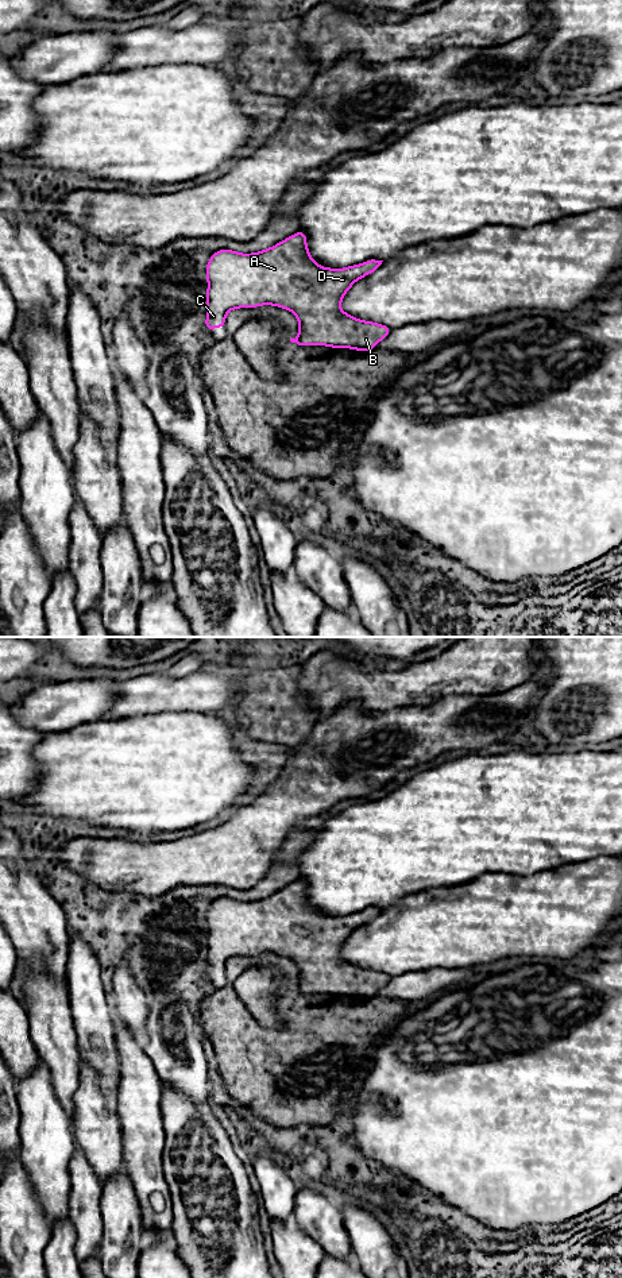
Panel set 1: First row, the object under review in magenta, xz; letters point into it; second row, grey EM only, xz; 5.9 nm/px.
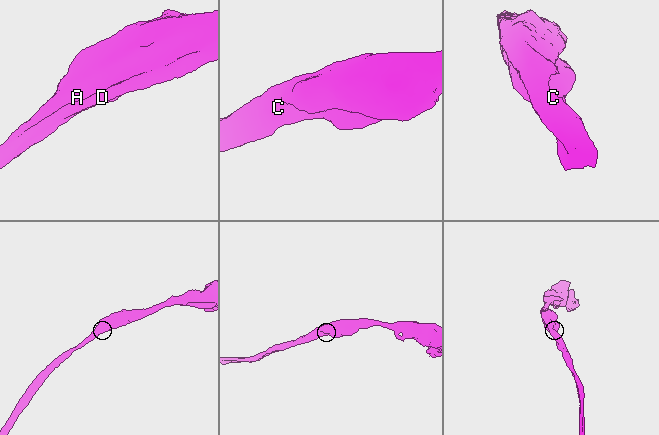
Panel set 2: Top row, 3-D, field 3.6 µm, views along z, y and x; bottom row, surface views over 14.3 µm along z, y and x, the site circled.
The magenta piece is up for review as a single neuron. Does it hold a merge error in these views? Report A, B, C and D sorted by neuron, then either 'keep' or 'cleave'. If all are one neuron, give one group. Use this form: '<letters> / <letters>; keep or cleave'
A B C D; keep

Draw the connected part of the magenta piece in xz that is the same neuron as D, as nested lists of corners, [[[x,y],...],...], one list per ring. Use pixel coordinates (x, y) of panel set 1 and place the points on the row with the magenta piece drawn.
[[[301,231],[289,236],[274,247],[254,254],[240,254],[231,250],[215,252],[206,265],[206,321],[205,327],[210,333],[212,328],[223,328],[225,316],[237,308],[255,308],[260,305],[274,305],[293,312],[300,323],[300,332],[291,343],[298,345],[328,345],[332,348],[352,348],[358,351],[372,350],[382,339],[390,333],[390,328],[382,324],[364,321],[352,317],[340,309],[343,297],[349,287],[360,278],[374,273],[383,260],[371,259],[345,269],[328,269],[317,265],[310,256],[306,246],[306,235]]]

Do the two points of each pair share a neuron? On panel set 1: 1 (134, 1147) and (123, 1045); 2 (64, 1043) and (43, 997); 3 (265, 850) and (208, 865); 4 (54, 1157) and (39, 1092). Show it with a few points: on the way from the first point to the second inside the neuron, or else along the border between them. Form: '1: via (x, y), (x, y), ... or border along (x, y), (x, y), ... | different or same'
1: via (135, 1122), (135, 1070) | same
2: via (53, 1033), (49, 1008) | same
3: via (251, 850), (221, 856) | same
4: via (46, 1141), (39, 1108) | same

